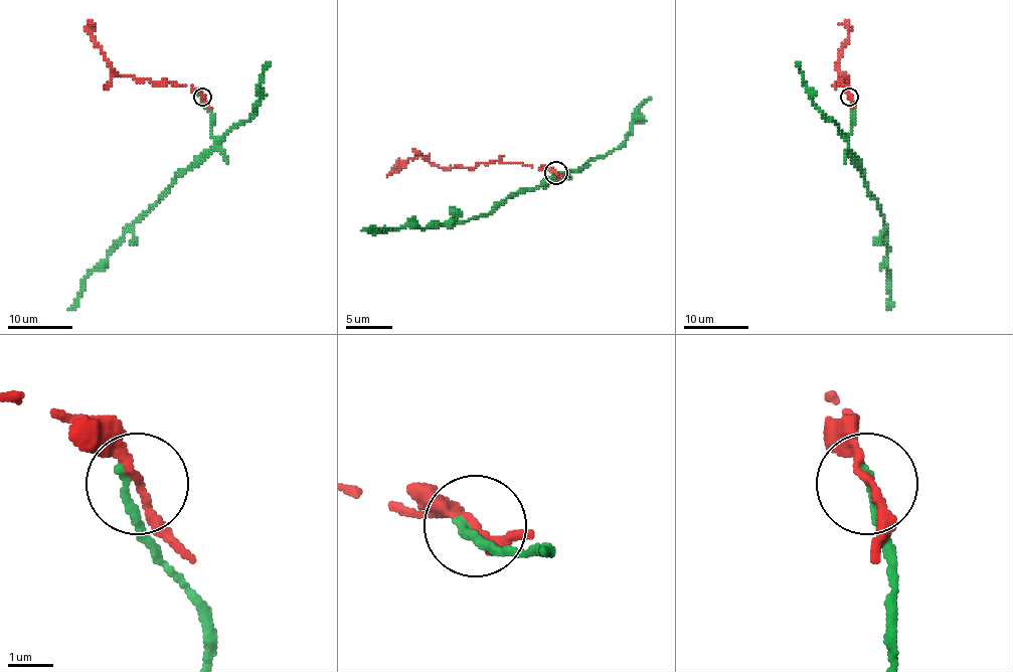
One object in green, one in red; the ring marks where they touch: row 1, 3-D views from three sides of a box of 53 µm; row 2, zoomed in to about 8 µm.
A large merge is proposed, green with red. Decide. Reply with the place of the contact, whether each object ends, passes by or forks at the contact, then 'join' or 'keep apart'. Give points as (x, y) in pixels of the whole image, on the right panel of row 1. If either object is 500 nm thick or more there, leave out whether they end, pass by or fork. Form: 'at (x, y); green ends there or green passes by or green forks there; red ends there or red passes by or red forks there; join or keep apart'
at (849, 97); green ends there; red passes by; keep apart

